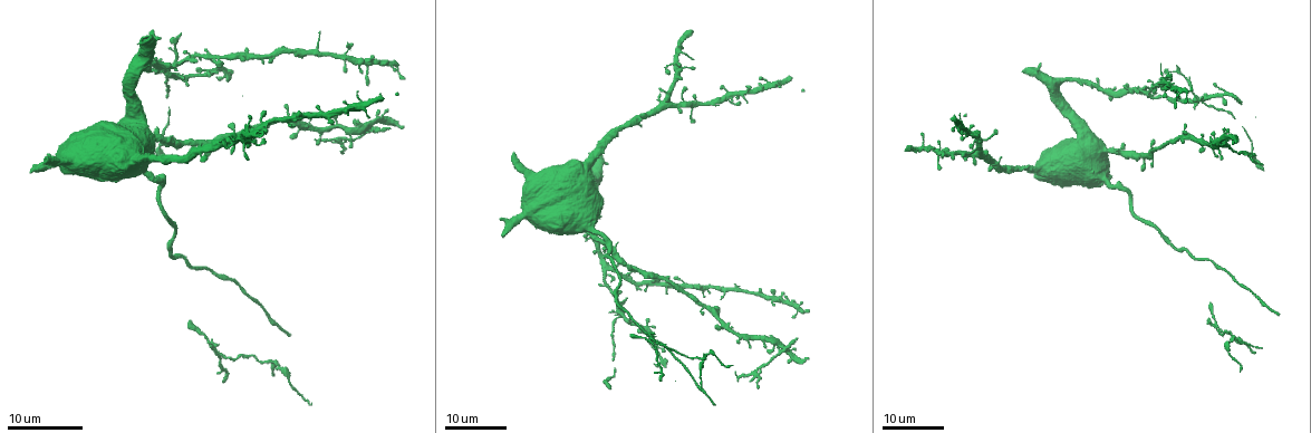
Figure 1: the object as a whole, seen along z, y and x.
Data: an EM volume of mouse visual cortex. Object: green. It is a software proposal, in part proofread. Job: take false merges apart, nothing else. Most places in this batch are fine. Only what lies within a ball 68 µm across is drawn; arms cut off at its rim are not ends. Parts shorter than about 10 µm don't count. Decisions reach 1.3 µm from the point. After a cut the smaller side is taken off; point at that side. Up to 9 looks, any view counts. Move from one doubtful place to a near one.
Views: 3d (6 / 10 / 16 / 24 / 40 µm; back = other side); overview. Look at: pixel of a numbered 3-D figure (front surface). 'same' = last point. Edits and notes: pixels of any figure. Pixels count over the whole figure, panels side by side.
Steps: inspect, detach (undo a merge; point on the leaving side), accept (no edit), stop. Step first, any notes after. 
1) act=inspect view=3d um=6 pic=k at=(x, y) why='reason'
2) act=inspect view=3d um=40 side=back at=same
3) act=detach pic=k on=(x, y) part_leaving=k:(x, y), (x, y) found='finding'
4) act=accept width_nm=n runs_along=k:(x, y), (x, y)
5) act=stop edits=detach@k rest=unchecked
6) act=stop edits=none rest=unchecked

act=inspect view=3d um=16 pic=1 at=(265, 314) why='sudden change in width'

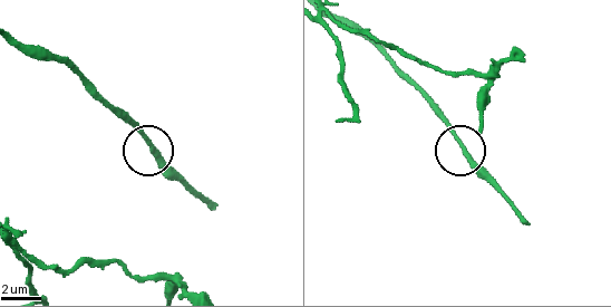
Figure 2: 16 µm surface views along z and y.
act=inspect view=3d um=10 pic=2 at=(151, 148)

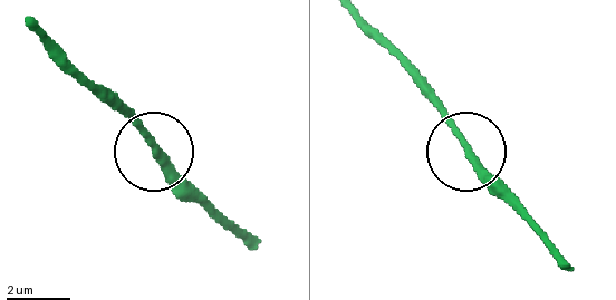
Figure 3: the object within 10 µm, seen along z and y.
act=accept width_nm=260 runs_along=3:(356, 16), (513, 196) found='one cell here'

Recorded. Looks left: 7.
act=inspect view=3d um=16 pic=1 at=(976, 152)

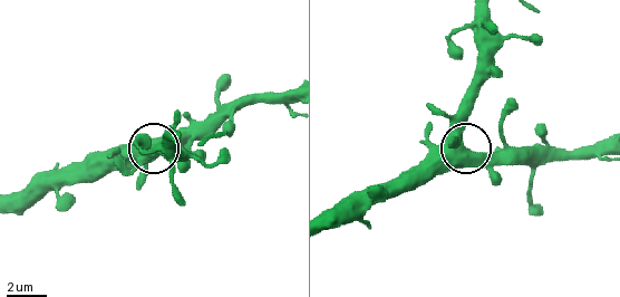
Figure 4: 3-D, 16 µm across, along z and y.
act=inspect view=3d um=6 pic=4 at=(463, 145) why='zoom in'

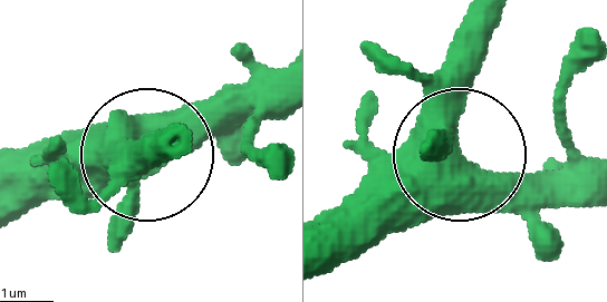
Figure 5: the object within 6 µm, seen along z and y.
act=inspect view=3d um=6 side=back pic=5 at=(457, 158)

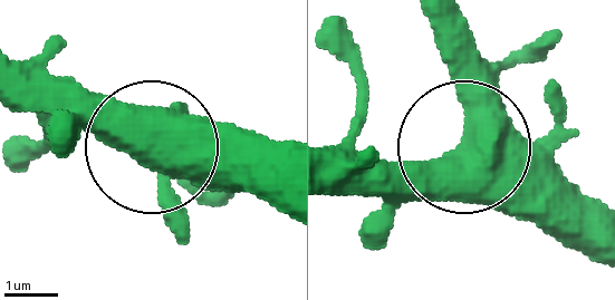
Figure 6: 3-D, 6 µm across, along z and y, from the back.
act=accept found='one cell here'

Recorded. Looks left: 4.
act=inspect view=3d um=16 pic=1 at=(732, 98) why='thin neck'

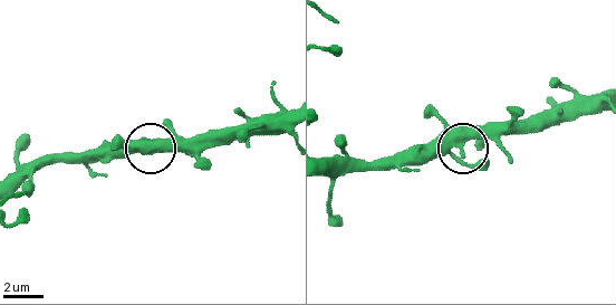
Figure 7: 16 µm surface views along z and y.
act=inspect view=3d um=10 pic=7 at=(461, 144)

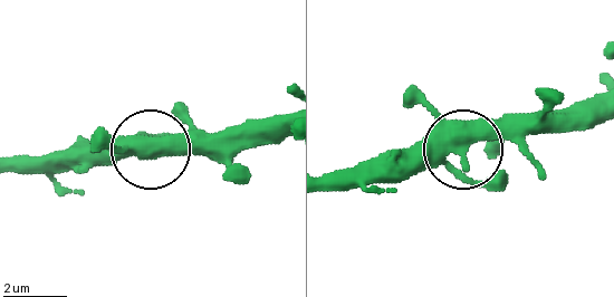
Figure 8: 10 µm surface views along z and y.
act=accept found='one cell here'

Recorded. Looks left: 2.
act=inspect view=3d um=24 pic=1 at=(595, 231) why='thick turns thin'

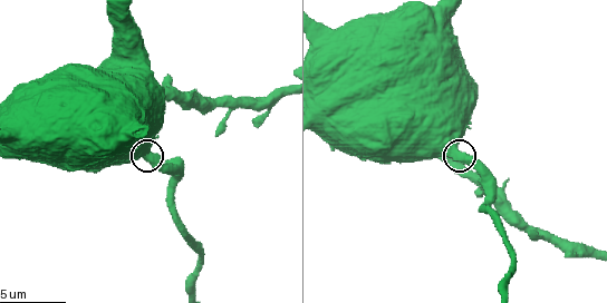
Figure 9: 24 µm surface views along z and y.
act=inspect view=3d um=10 at=same

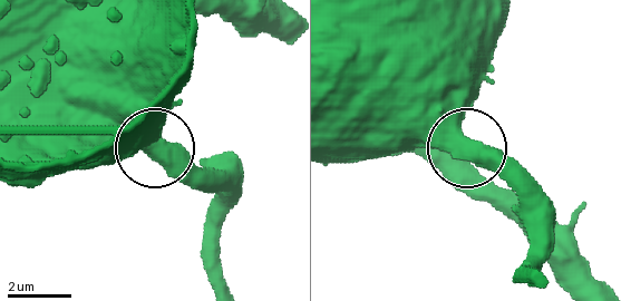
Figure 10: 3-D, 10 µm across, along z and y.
act=accept found='all the same cell'

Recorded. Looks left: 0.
act=stop edits=none rest=unchecked

